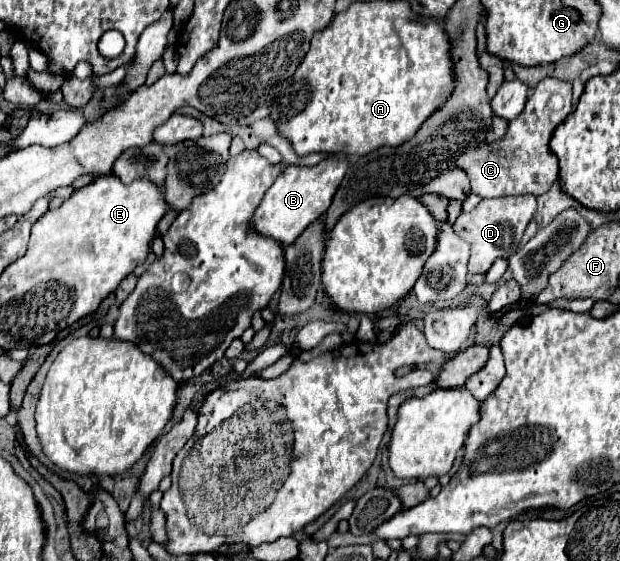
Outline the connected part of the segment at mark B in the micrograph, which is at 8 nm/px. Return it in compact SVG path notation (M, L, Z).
M331 155L313 167L287 165L283 173L265 193L255 217L253 229L281 241L283 245L293 243L313 221L317 221L331 205L331 199L349 167L349 159L343 155Z

